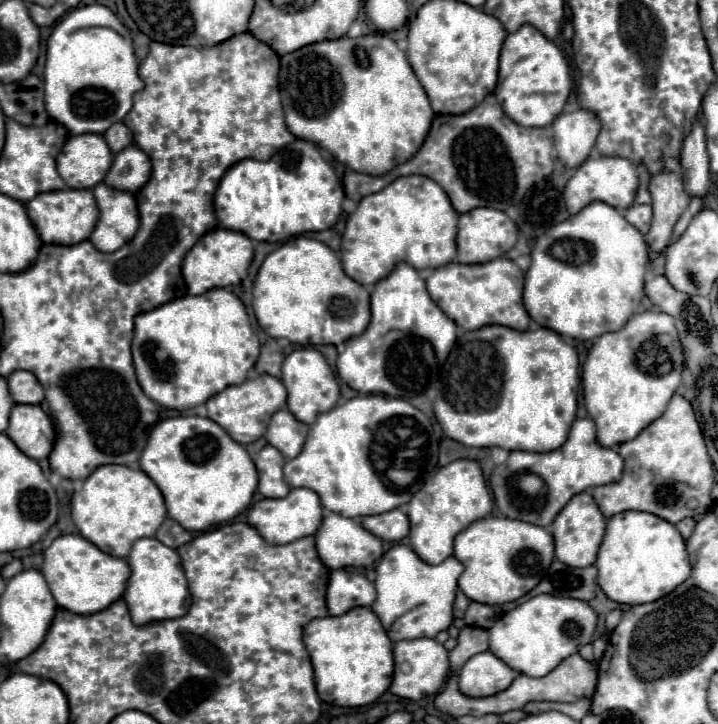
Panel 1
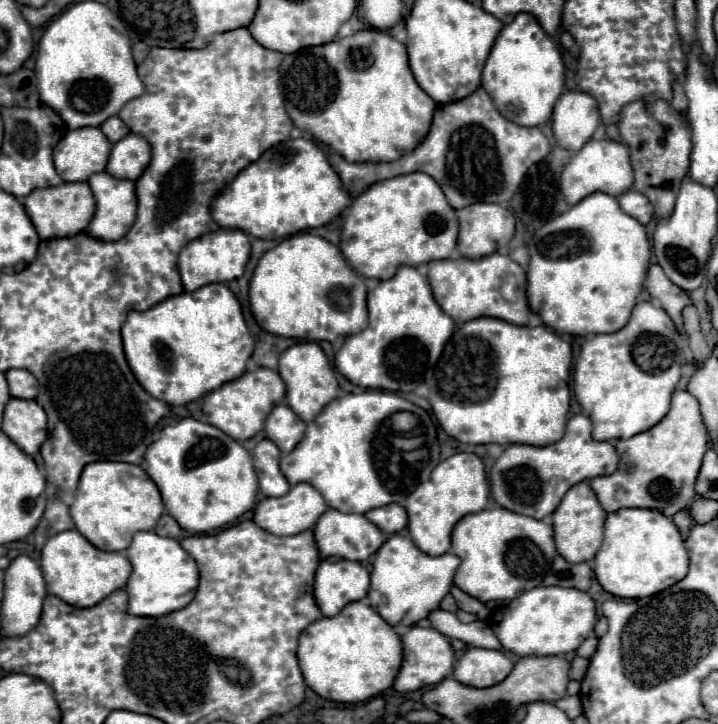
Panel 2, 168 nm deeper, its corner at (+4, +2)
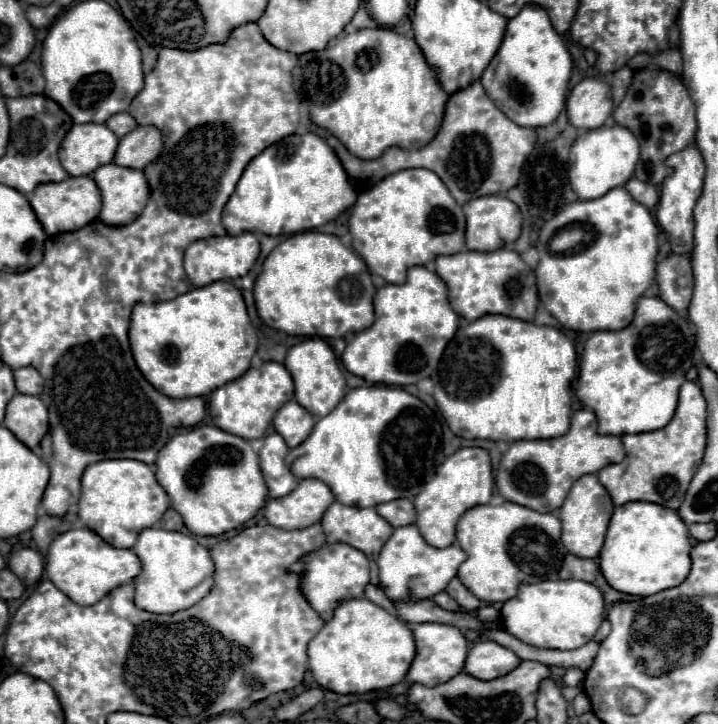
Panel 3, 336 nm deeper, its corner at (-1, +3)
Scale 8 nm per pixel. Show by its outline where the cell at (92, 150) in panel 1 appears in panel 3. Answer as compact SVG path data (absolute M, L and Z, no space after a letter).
M73 125L59 149L59 161L73 177L91 175L99 165L113 161L117 143L119 139L107 129L107 125Z

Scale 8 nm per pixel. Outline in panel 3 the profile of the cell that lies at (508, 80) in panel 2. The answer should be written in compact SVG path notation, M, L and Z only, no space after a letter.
M527 5L517 17L509 19L503 43L481 75L481 83L511 121L521 127L543 127L553 123L565 107L571 69L571 55L555 33L547 11L537 5Z

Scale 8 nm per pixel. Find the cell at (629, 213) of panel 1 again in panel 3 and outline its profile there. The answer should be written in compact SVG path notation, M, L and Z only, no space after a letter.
M631 177L631 181L627 181L625 189L629 191L629 195L631 195L637 203L645 205L647 209L653 209L653 207L659 203L659 191L657 191L657 187L647 185L647 183L643 183L643 181L635 179L635 177Z

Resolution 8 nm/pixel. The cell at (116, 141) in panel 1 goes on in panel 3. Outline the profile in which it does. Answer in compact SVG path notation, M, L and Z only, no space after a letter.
M117 113L117 115L109 117L105 125L107 125L117 137L123 137L123 135L127 135L129 131L133 131L133 129L137 127L137 121L135 121L129 113Z

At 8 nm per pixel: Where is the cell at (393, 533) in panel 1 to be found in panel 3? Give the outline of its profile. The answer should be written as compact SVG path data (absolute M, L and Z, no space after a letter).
M395 499L383 505L375 507L377 513L391 525L391 527L399 527L399 525L411 525L415 523L415 507L409 499Z

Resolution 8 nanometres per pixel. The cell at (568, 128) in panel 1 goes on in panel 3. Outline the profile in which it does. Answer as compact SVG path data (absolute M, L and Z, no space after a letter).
M583 79L567 97L567 119L579 131L599 129L611 117L611 87L603 79Z

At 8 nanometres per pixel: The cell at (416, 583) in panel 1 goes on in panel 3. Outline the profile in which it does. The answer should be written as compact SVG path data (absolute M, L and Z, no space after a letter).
M405 525L393 531L393 535L379 553L377 558L379 577L381 577L379 587L391 601L433 599L437 593L445 591L445 587L457 575L457 569L465 559L467 555L457 545L449 545L447 549L435 549L423 541L415 525Z

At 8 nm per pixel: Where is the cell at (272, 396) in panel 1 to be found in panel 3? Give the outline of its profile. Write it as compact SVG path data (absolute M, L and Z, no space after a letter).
M267 361L257 369L249 369L243 377L215 389L209 399L209 413L213 417L213 425L219 429L233 433L243 439L261 439L273 415L293 397L293 381L287 369L281 363Z

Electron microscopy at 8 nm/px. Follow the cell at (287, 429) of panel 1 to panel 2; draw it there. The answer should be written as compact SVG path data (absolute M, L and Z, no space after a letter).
M278 404L266 418L264 432L282 452L290 452L302 440L304 428L306 424L290 410L290 406Z

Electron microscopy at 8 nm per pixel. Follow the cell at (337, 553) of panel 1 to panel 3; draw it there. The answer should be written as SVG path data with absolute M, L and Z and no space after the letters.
M333 503L321 519L327 543L345 543L365 555L375 555L391 537L393 527L377 515L375 509L347 507Z

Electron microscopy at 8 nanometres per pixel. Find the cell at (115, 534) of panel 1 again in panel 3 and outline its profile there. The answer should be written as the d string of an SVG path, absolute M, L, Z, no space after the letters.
M109 459L93 463L85 469L81 479L79 519L113 547L131 549L137 535L155 525L169 507L167 493L155 479L155 471L135 459Z

